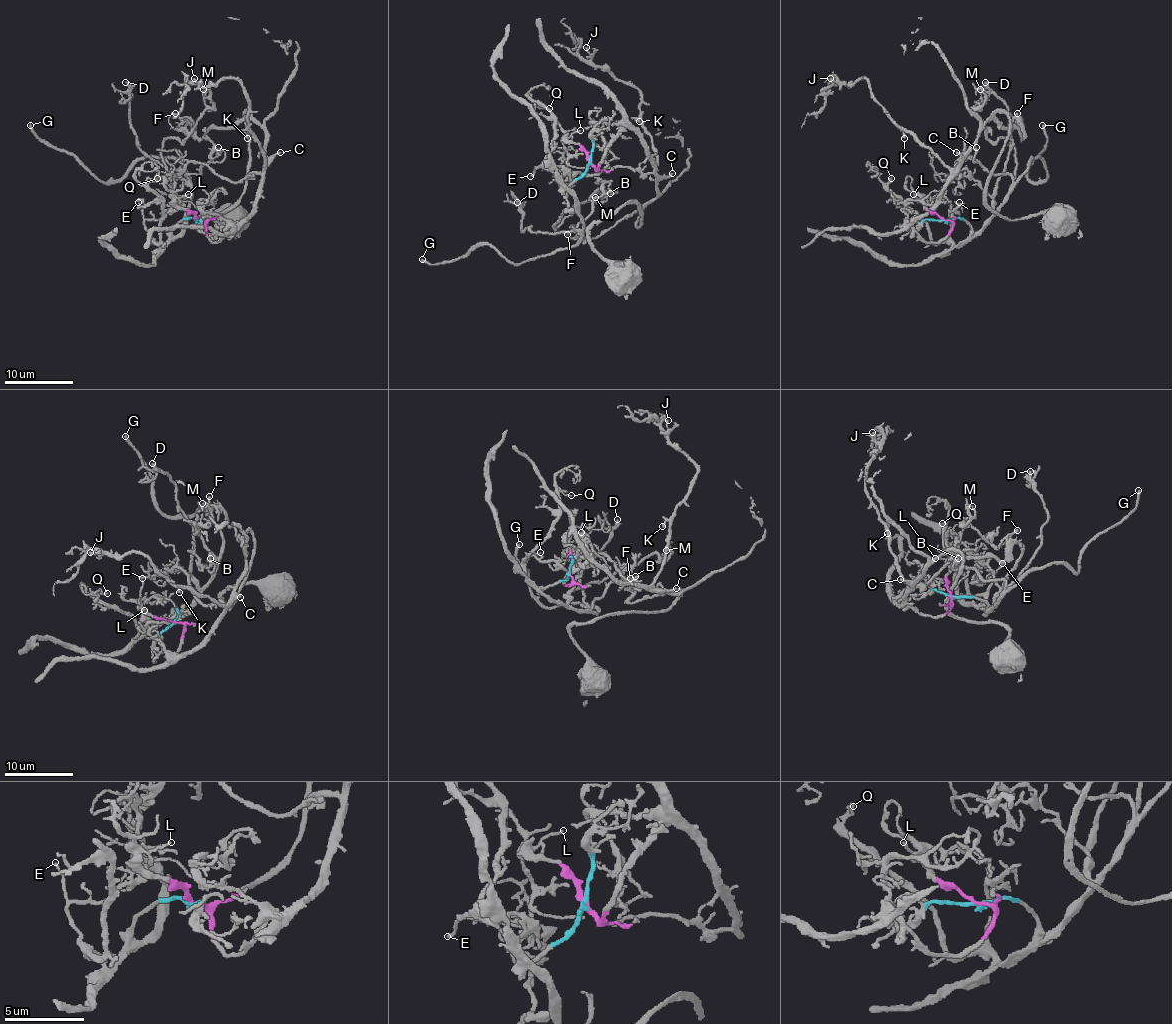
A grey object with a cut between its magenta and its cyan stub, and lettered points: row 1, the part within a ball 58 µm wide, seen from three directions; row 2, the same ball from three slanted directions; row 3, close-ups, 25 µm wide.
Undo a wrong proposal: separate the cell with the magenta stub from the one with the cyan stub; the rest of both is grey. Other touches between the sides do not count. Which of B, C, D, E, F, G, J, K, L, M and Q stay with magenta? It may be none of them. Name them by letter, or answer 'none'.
C, F, J, K, L

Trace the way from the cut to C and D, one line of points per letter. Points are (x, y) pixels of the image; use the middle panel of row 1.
C: (589, 162), (596, 169), (610, 143), (624, 128), (631, 128), (650, 154), (655, 171), (660, 176), (672, 173)
D: (589, 162), (563, 188), (576, 200), (581, 229), (522, 231), (522, 207), (517, 202)

